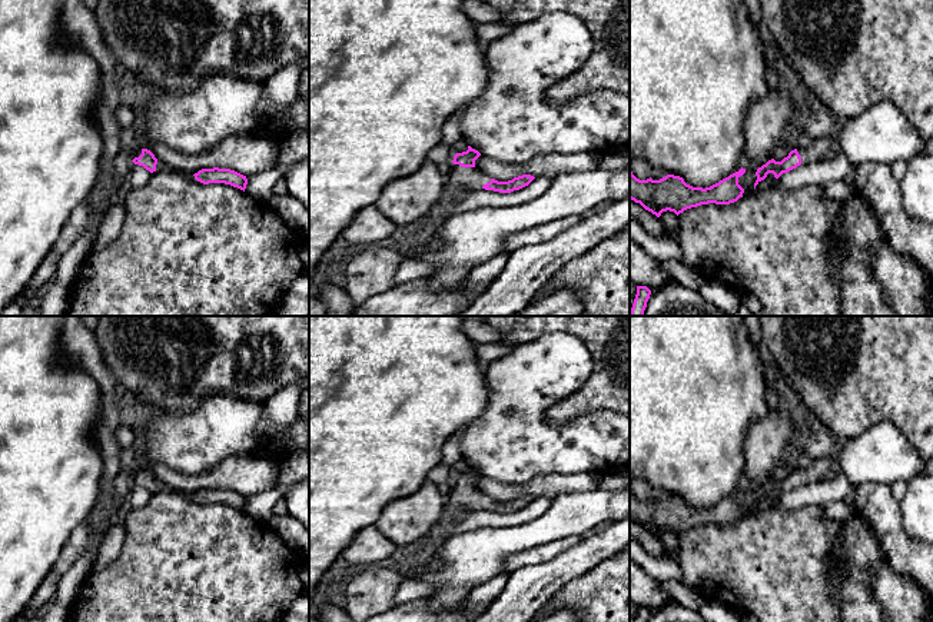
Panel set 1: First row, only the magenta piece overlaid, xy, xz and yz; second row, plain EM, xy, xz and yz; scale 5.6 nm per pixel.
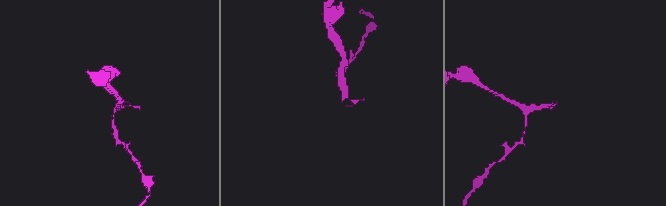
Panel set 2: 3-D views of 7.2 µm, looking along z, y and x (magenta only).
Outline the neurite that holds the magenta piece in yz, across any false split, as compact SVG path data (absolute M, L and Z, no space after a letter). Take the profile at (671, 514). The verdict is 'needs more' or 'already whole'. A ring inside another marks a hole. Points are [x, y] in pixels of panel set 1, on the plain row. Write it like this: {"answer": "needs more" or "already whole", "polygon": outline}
{"answer": "already whole", "polygon": "M746 489L730 495L710 508L693 508L683 498L667 495L660 500L637 499L630 490L630 519L640 523L645 530L657 538L663 532L674 532L677 536L687 529L701 525L730 525L743 518L744 509L738 505L738 498Z"}

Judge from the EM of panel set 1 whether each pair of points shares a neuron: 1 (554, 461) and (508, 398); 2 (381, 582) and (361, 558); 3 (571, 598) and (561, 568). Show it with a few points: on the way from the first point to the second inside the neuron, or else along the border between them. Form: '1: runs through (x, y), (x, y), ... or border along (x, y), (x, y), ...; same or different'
1: runs through (540, 445), (518, 423), (518, 413); same
2: border along (374, 565), (354, 571); different
3: border along (596, 566), (568, 581), (543, 606); different

